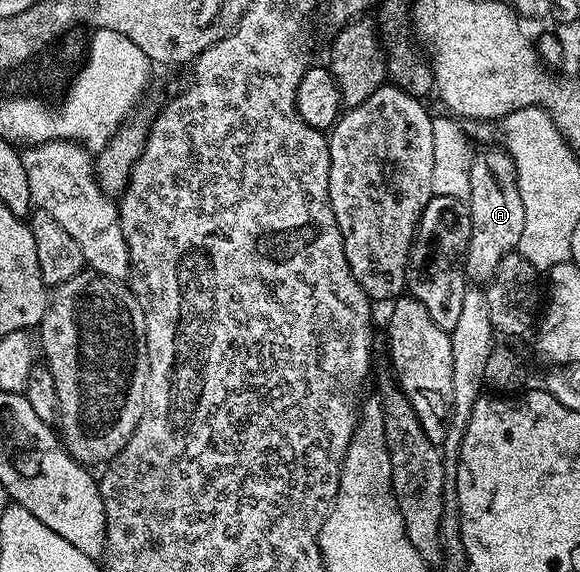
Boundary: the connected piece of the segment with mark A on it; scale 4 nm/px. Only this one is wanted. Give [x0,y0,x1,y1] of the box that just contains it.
[464,147,524,285]

